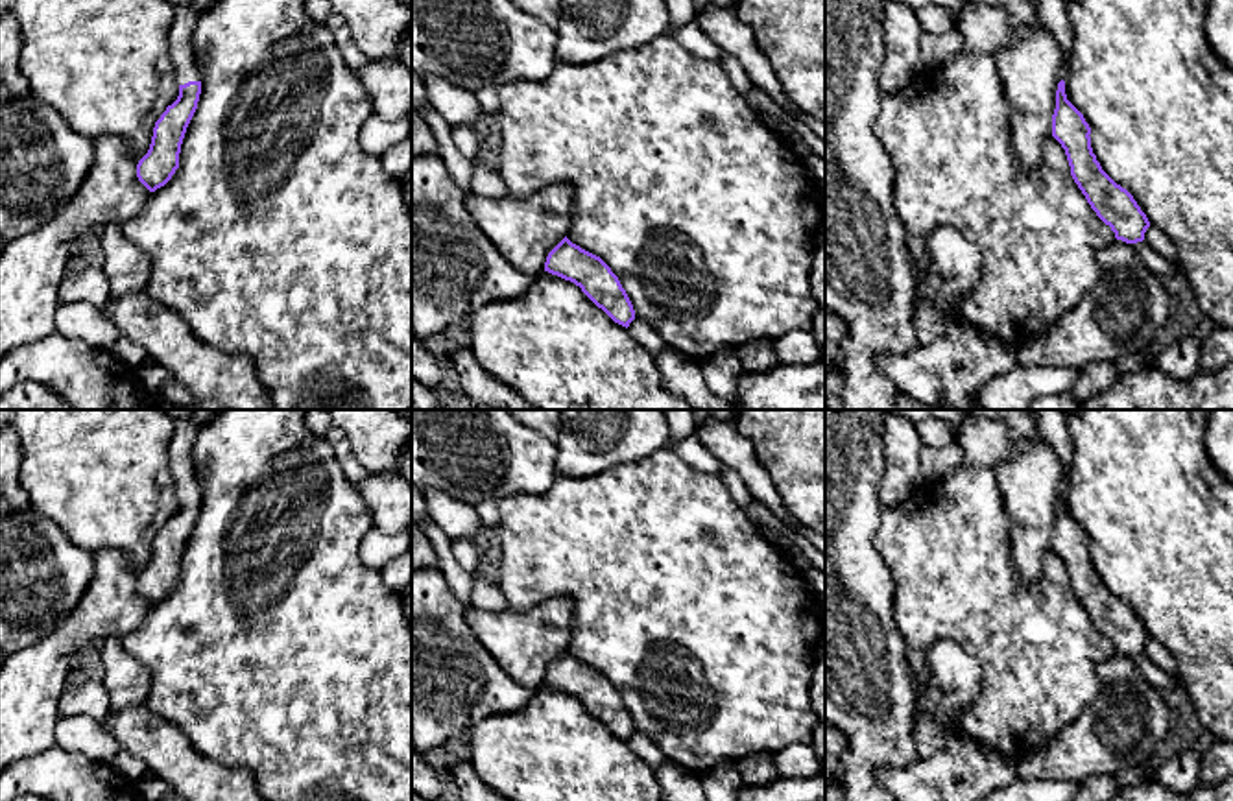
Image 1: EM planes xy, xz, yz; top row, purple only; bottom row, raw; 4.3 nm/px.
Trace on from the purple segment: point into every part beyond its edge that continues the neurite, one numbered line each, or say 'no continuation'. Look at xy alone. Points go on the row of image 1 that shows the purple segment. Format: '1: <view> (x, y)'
1: xy (179, 43)

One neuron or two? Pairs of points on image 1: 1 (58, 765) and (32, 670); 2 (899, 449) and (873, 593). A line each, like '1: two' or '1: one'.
1: two
2: two

